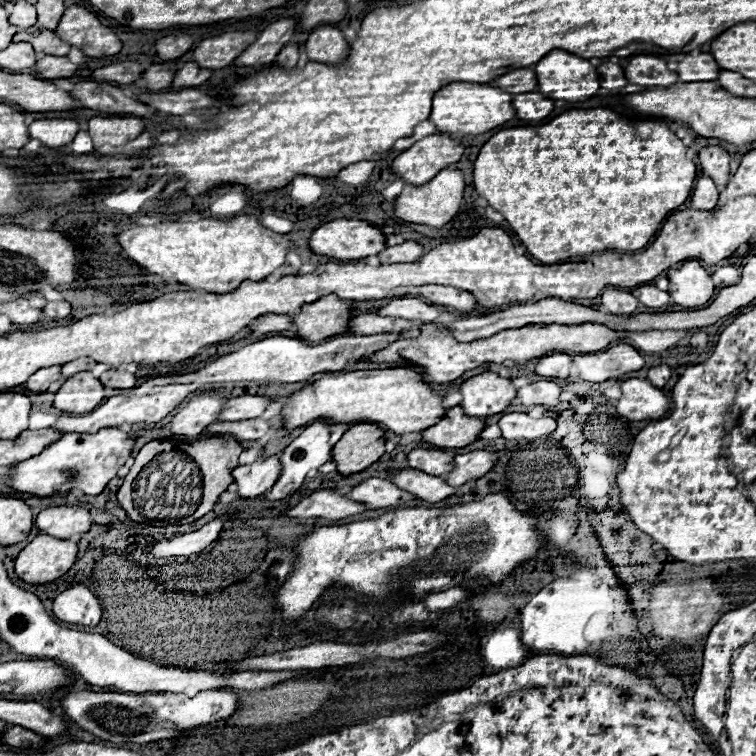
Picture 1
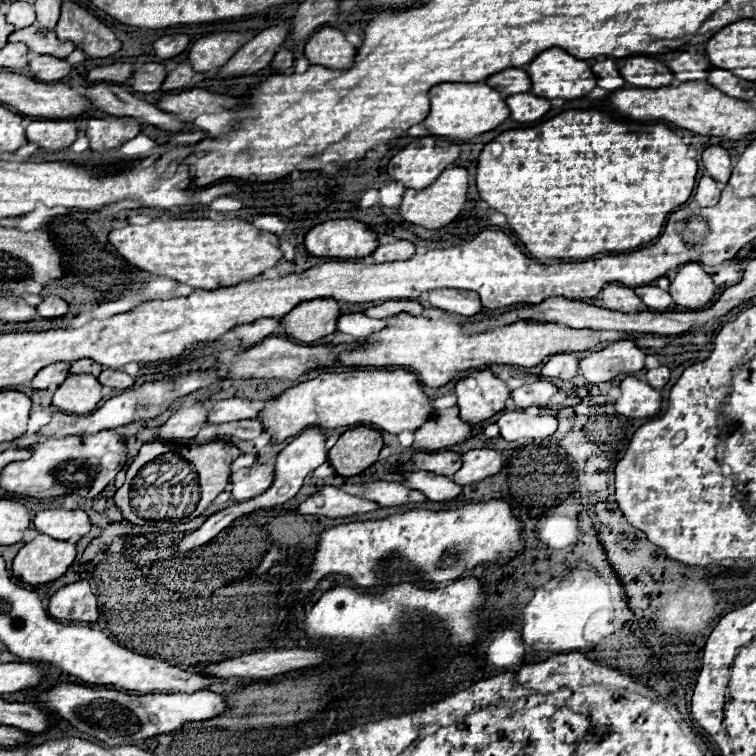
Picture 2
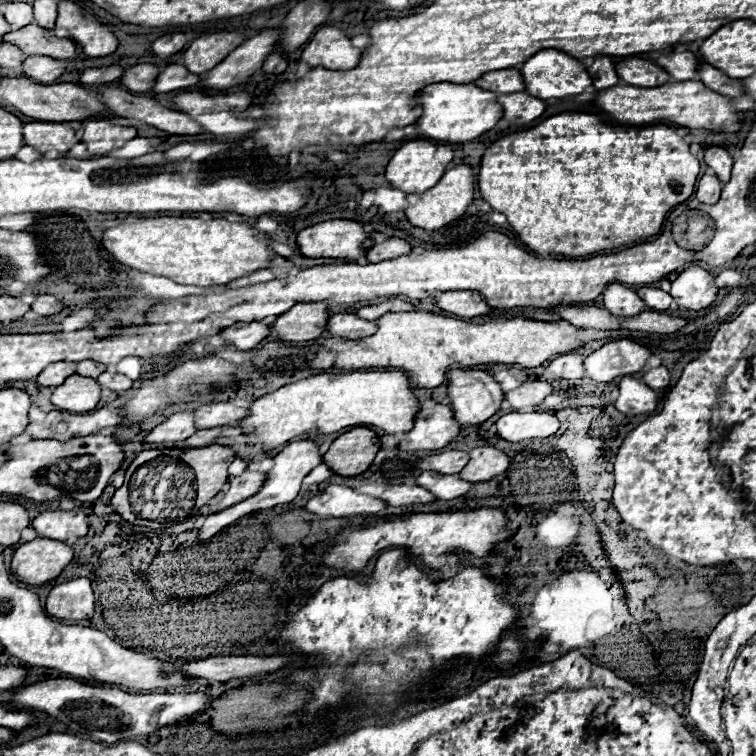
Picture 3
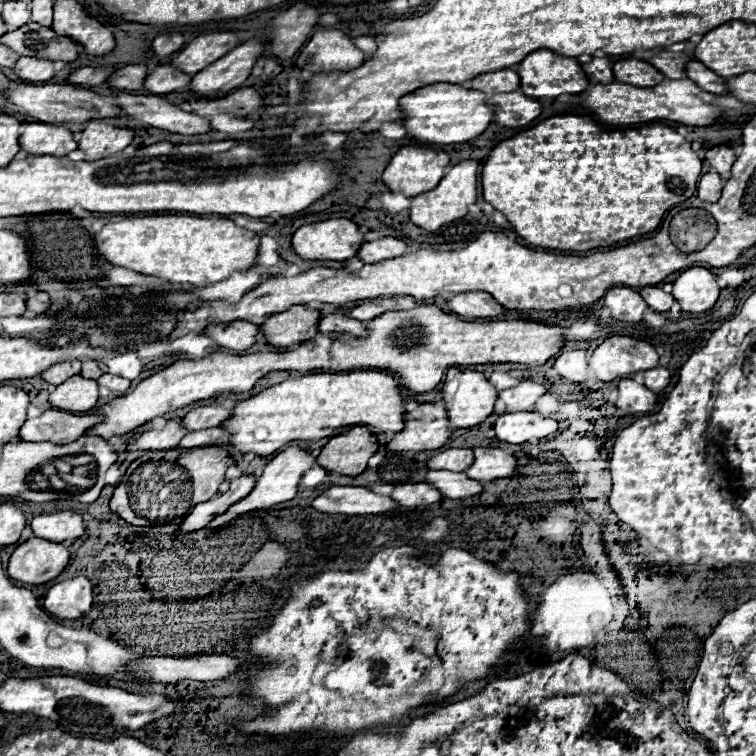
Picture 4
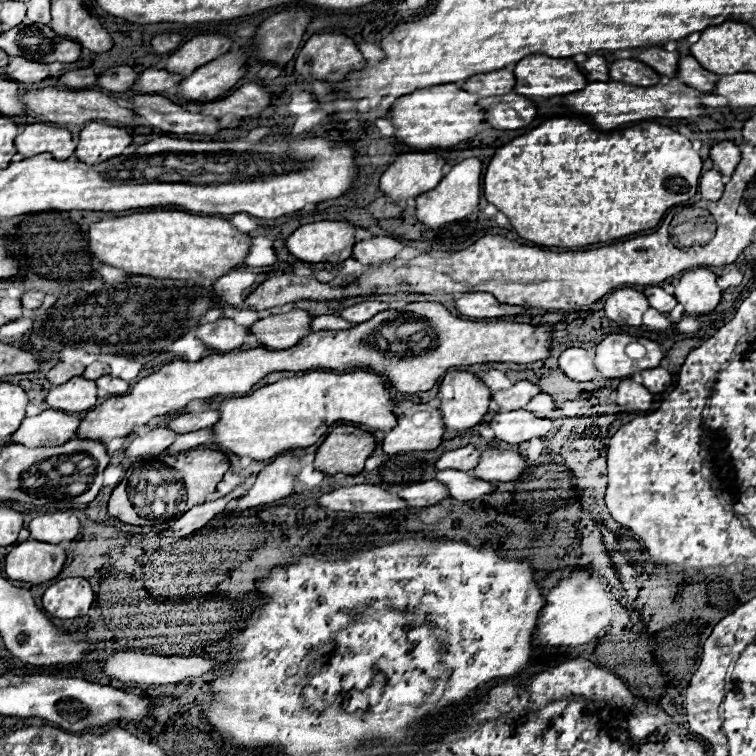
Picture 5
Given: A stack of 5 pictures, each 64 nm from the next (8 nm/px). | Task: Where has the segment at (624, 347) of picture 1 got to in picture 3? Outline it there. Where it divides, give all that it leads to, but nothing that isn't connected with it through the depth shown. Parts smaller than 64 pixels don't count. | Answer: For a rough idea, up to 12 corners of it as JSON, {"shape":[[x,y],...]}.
{"shape":[[610,340],[584,360],[588,376],[612,382],[640,372],[652,352]]}

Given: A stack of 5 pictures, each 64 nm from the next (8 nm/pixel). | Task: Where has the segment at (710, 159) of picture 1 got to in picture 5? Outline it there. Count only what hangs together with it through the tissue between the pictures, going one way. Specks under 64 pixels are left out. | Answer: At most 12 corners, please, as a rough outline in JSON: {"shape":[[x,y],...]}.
{"shape":[[730,140],[710,150],[714,168],[734,174],[742,150]]}

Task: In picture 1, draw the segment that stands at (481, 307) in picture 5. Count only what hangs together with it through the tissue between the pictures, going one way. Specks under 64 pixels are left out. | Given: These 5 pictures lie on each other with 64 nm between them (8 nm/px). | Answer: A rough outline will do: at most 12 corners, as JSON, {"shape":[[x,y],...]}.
{"shape":[[420,286],[430,304],[470,312],[476,298],[450,286]]}

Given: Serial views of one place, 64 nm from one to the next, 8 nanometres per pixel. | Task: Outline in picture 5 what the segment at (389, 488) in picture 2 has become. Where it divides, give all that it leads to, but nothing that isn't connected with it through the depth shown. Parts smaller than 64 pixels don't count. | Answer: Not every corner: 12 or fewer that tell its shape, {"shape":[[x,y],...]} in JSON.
{"shape":[[442,482],[408,486],[398,496],[410,506],[432,506],[448,498]]}

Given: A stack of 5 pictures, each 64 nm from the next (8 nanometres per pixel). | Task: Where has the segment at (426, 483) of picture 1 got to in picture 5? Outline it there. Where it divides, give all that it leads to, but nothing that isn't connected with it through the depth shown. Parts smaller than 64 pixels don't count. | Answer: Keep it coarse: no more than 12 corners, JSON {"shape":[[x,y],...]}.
{"shape":[[440,470],[436,480],[462,502],[494,492],[492,482],[462,470]]}

